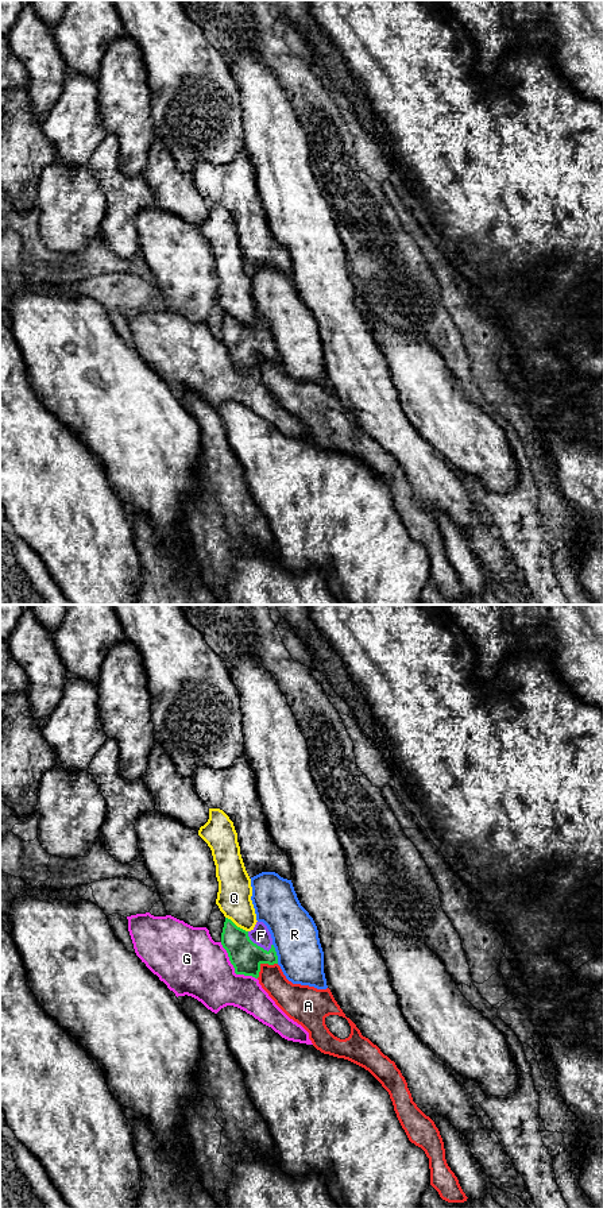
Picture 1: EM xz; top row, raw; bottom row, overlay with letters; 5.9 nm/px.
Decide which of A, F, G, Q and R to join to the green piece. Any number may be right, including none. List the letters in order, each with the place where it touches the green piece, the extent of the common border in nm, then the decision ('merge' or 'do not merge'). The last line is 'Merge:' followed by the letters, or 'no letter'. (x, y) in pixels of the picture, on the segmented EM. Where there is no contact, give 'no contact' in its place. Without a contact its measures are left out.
A: xz (262, 963) | 160 nm | do not merge
F: xz (256, 945) | 180 nm | merge
G: xz (234, 967) | 320 nm | do not merge
Q: xz (235, 925) | 160 nm | do not merge
R: xz (275, 953) | 120 nm | do not merge
Merge: F

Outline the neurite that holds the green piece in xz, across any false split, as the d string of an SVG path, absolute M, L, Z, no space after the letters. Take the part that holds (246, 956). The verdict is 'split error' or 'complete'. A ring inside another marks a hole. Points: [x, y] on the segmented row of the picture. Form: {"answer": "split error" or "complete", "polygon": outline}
{"answer": "split error", "polygon": "M225 918L221 945L227 950L236 974L258 979L262 964L278 964L271 934L263 922L256 922L251 931L246 931Z"}

